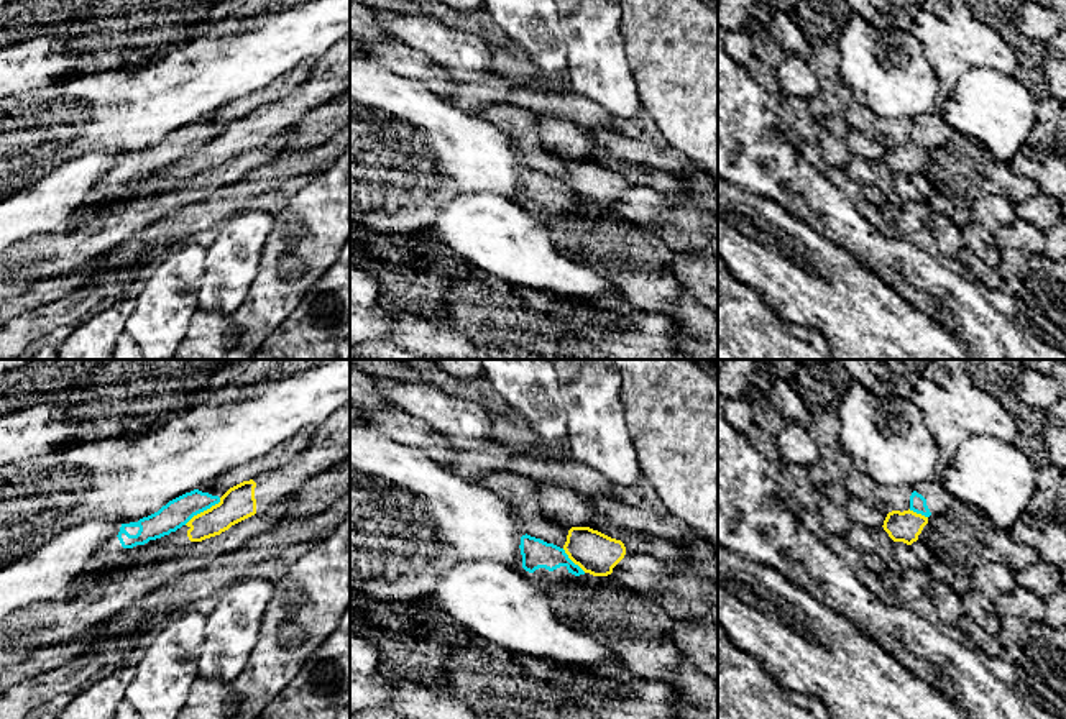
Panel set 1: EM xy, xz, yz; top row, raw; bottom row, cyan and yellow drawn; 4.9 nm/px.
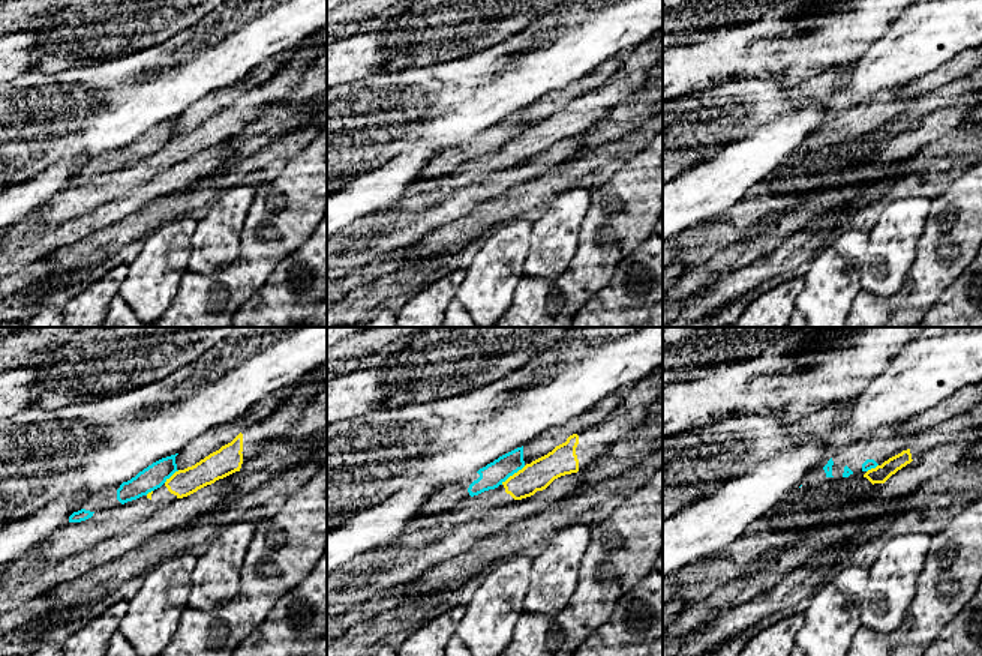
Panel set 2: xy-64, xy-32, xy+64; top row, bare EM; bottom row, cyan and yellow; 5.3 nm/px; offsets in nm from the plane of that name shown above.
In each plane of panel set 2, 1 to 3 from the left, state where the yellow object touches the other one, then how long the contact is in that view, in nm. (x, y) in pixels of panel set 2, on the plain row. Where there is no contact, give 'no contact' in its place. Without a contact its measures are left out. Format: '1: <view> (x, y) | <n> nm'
1: xy-64 (171, 138) | 110 nm
2: xy-32 (513, 137) | 170 nm
3: xy+64 (871, 131) | 80 nm

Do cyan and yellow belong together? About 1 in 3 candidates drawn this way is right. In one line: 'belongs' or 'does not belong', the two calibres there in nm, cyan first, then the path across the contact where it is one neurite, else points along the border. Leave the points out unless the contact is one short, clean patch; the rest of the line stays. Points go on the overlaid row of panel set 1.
does not belong | 140/170 nm | along xy (220, 498), (184, 524)

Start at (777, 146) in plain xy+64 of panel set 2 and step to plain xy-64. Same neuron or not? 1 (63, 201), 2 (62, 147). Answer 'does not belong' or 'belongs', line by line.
1: does not belong
2: does not belong

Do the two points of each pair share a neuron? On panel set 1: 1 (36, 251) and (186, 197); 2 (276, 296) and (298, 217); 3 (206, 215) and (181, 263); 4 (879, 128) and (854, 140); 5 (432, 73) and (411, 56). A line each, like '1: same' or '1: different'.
1: same
2: same
3: different
4: different
5: same

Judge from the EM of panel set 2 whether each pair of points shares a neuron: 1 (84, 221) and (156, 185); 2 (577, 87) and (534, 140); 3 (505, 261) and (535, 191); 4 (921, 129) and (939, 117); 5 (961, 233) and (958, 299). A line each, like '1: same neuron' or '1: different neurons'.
1: same neuron
2: different neurons
3: different neurons
4: same neuron
5: different neurons

